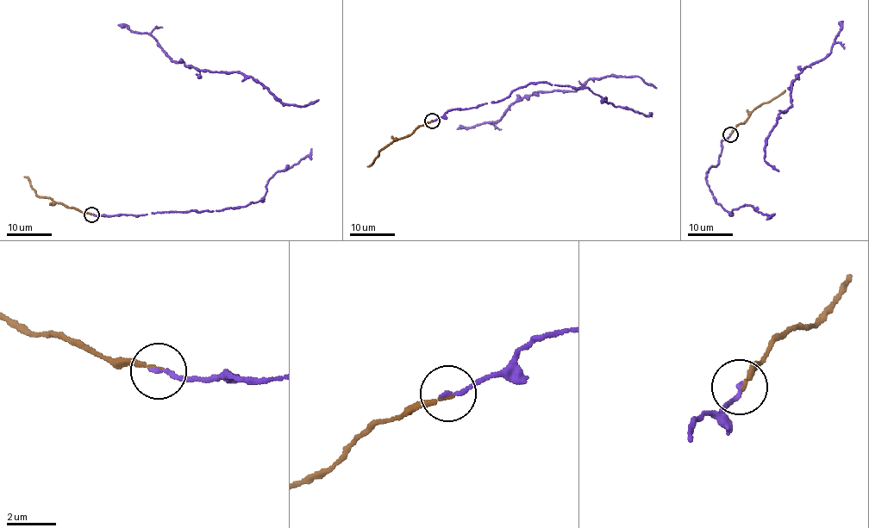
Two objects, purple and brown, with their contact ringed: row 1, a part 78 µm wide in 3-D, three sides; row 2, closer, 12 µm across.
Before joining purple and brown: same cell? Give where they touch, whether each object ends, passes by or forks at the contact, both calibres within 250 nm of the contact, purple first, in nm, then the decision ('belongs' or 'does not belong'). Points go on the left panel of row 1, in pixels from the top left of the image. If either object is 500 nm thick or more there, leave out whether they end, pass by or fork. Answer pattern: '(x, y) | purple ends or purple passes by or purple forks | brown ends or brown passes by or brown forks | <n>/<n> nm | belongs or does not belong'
(91, 214) | purple ends | brown ends | 160/170 nm | belongs

